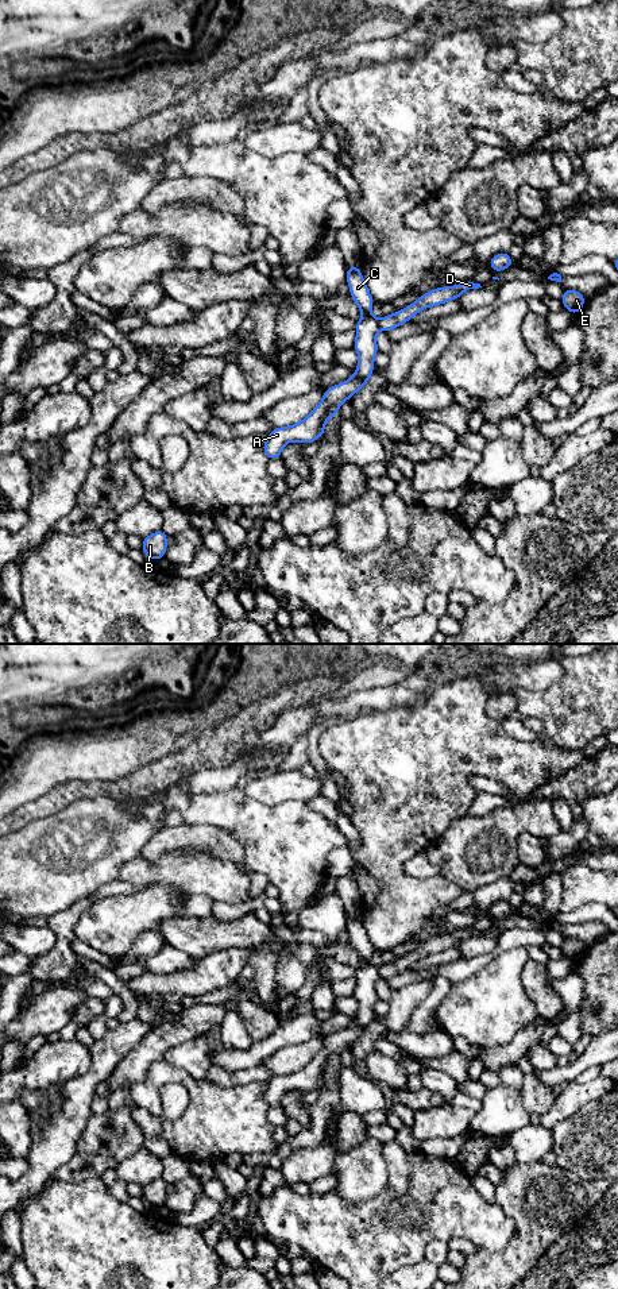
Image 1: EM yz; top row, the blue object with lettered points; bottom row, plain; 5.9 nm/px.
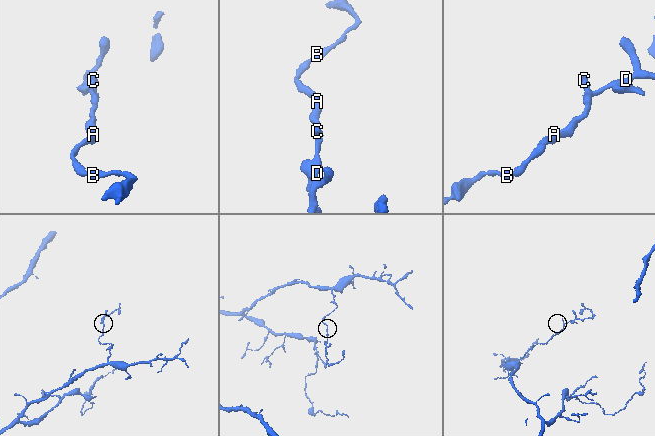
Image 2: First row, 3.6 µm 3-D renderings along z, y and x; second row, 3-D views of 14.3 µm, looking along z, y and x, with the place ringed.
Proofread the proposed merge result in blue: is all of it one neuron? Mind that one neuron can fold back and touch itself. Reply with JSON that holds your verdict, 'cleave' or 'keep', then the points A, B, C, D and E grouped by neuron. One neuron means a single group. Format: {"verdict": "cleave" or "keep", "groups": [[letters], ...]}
{"verdict": "cleave", "groups": [["A", "B", "C"], ["D", "E"]]}

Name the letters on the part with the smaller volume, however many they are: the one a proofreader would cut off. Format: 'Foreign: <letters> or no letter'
Foreign: D, E

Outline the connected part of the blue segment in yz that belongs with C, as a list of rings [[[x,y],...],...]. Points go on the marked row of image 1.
[[[348,266],[345,281],[351,289],[354,302],[363,312],[363,317],[356,323],[356,341],[354,348],[359,354],[358,370],[351,378],[340,385],[327,387],[322,401],[302,421],[283,428],[274,428],[267,436],[262,449],[270,460],[281,458],[283,445],[289,441],[312,443],[325,433],[325,421],[337,416],[339,406],[360,390],[374,371],[374,359],[378,352],[375,340],[379,324],[371,316],[375,304],[363,279],[359,266]]]

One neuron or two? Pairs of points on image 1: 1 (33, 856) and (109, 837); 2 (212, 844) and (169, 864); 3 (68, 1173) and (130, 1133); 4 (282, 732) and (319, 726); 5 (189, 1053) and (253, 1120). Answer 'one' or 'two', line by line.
1: one
2: two
3: one
4: two
5: two

